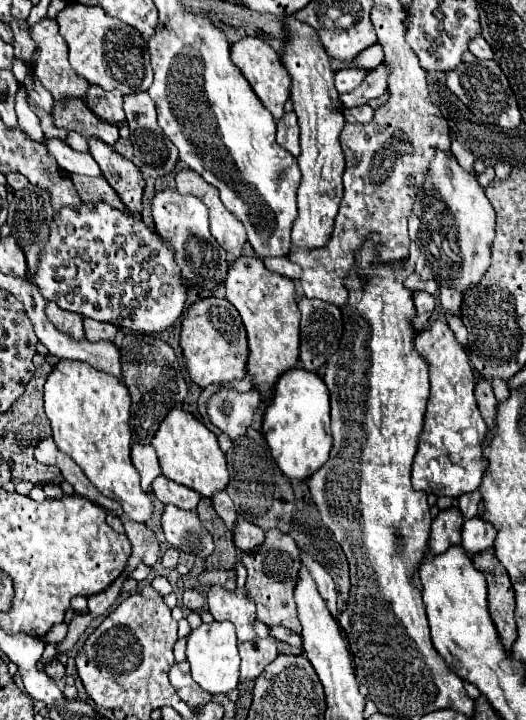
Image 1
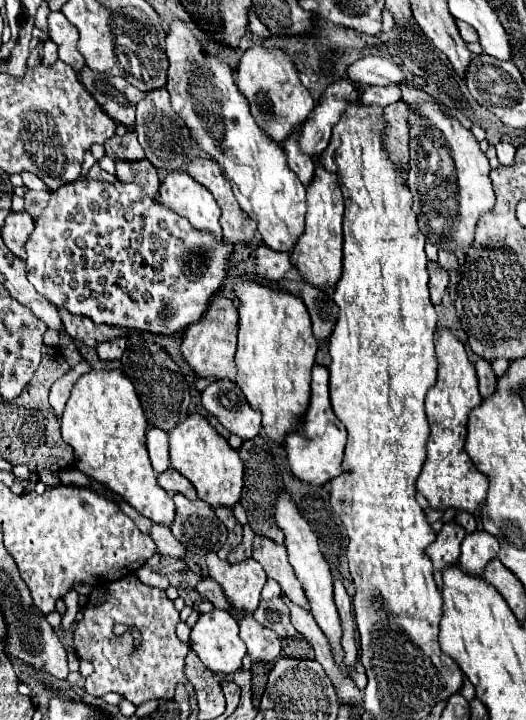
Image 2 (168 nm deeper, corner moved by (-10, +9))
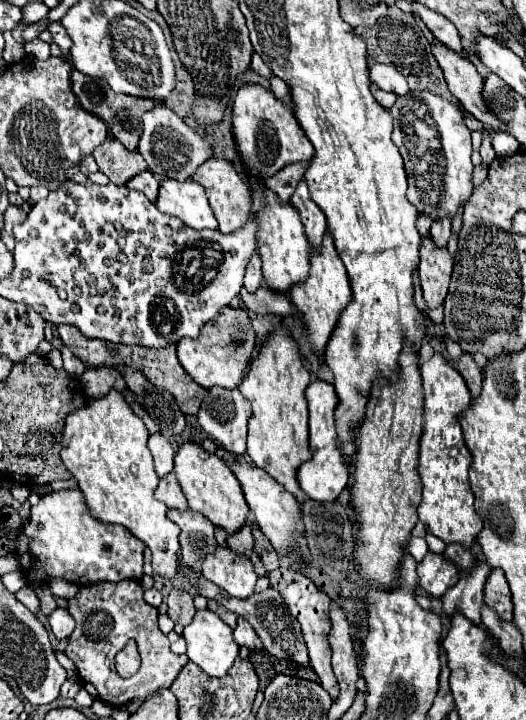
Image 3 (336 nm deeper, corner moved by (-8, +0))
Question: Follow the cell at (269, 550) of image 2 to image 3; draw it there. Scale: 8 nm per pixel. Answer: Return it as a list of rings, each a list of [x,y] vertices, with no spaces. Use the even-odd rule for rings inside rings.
[[[278,568],[274,572],[270,572],[270,586],[276,588],[284,602],[288,604],[288,610],[290,614],[300,622],[302,626],[302,634],[304,634],[304,640],[306,640],[306,646],[308,646],[308,652],[310,652],[310,666],[312,670],[318,674],[320,678],[320,686],[330,694],[332,700],[338,698],[338,692],[340,692],[340,686],[338,686],[338,680],[332,672],[332,666],[330,666],[330,656],[332,656],[332,650],[330,650],[330,644],[328,644],[328,634],[330,634],[330,598],[314,586],[312,580],[306,580],[302,574],[290,570],[290,568]]]

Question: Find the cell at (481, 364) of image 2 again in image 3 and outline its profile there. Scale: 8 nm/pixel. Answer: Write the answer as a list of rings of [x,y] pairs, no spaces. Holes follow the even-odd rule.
[[[462,352],[458,356],[458,366],[456,368],[460,370],[462,378],[466,380],[466,386],[470,390],[470,394],[476,398],[480,394],[480,390],[482,390],[482,370],[476,366],[472,356],[466,354],[466,352]]]

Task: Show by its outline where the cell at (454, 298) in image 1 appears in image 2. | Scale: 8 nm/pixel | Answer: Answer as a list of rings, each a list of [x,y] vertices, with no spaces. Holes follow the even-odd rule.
[[[446,249],[438,251],[438,265],[442,265],[448,273],[450,271],[458,273],[458,259],[452,255],[452,251],[446,251]]]

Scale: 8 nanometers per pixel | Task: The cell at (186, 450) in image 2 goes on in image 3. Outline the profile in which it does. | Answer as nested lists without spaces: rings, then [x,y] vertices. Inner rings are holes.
[[[186,442],[174,456],[174,472],[188,498],[190,510],[204,514],[214,526],[220,526],[228,534],[236,534],[246,524],[250,510],[244,500],[242,488],[226,462],[220,460],[216,454],[208,454],[200,444]]]

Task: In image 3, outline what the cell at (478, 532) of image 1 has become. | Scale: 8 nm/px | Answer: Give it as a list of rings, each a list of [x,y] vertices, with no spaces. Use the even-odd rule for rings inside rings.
[[[476,564],[472,572],[462,572],[460,582],[442,596],[442,614],[450,618],[456,612],[460,612],[470,622],[480,624],[482,590],[488,574],[490,574],[488,564]]]

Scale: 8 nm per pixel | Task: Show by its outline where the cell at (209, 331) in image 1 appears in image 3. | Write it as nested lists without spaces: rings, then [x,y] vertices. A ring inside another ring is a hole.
[[[224,310],[220,316],[210,320],[204,328],[202,334],[194,338],[182,338],[176,344],[176,354],[182,364],[182,368],[190,374],[190,378],[202,386],[220,386],[220,388],[234,388],[238,382],[242,382],[242,374],[246,370],[248,356],[252,354],[256,334],[252,330],[250,318],[244,312],[234,312],[234,310]]]

